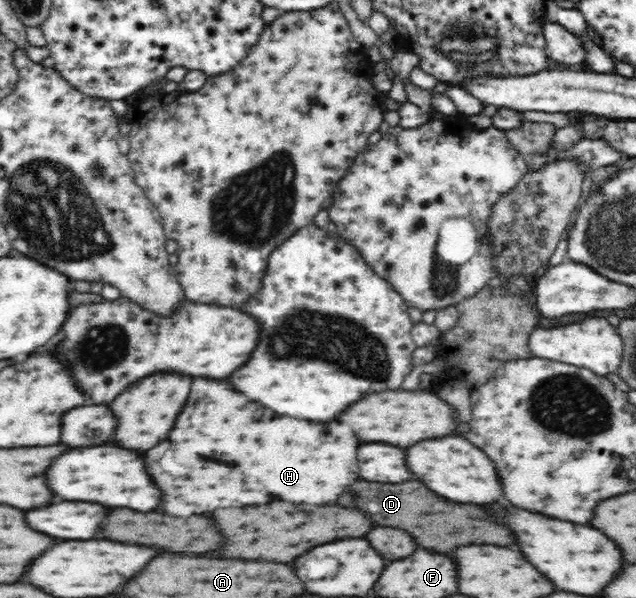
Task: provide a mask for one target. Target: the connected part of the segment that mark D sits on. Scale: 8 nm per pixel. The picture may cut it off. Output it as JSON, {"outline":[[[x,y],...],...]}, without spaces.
{"outline":[[[359,480],[345,488],[345,492],[339,496],[339,504],[365,512],[377,527],[405,530],[415,538],[417,546],[423,546],[423,550],[449,554],[451,550],[455,550],[455,546],[467,546],[467,542],[497,546],[509,546],[511,542],[515,542],[515,538],[511,538],[511,530],[507,530],[507,526],[499,526],[499,522],[491,522],[491,518],[487,518],[487,510],[483,510],[481,506],[453,506],[455,502],[431,494],[431,490],[427,490],[417,480],[407,484]]]}

